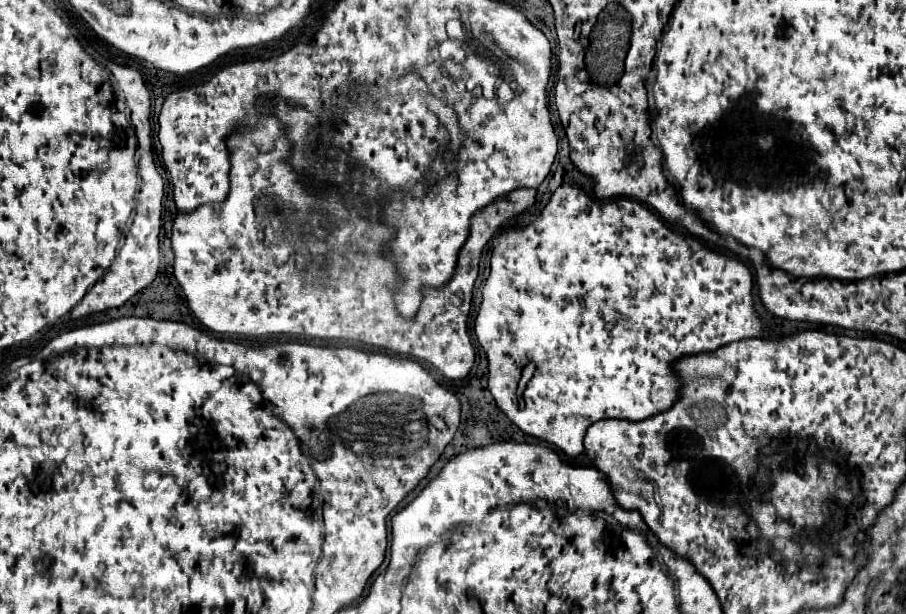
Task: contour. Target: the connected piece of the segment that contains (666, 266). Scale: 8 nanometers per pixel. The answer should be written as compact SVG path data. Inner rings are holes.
M563 183L557 187L549 199L549 203L543 207L543 211L525 227L519 229L503 230L494 239L491 253L491 273L489 279L483 285L483 301L481 309L475 321L475 333L479 337L479 343L487 355L489 361L489 391L493 393L497 407L527 435L533 435L537 439L543 439L567 455L575 457L585 451L583 447L583 437L587 427L593 421L601 419L627 419L627 421L643 421L649 419L657 413L663 413L671 409L679 395L681 395L681 379L675 373L673 365L685 357L685 355L699 355L699 353L709 353L717 351L719 347L739 341L739 339L749 339L749 337L773 337L767 329L765 323L759 319L755 311L755 299L753 299L753 273L751 269L739 261L737 257L729 257L707 243L695 239L693 235L667 227L663 219L653 213L649 207L641 205L635 199L629 197L617 197L617 199L595 199L589 197L581 187ZM527 363L535 363L535 375L529 381L529 387L523 393L523 407L519 407L519 399L515 393L515 385L519 383L519 373Z

